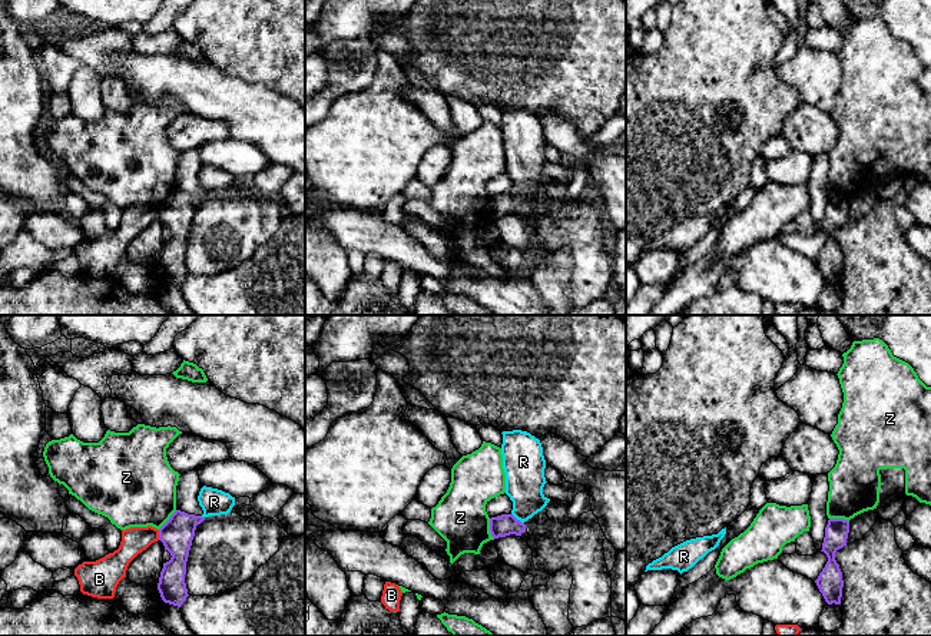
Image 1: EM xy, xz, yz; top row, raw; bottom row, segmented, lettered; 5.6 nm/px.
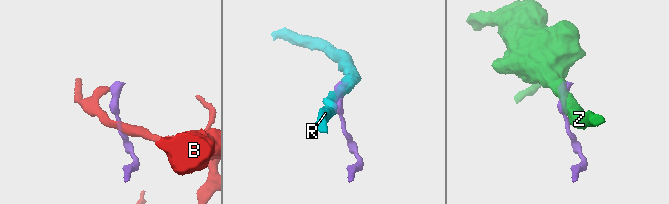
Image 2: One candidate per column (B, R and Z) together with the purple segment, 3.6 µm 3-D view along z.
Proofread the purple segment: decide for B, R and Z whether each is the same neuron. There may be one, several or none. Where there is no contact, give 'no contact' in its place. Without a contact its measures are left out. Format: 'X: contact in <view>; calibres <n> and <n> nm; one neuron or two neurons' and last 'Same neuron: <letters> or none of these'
B: contact in xy; calibres 190 and 150 nm; two neurons
R: contact in xz; calibres 120 and 220 nm; two neurons
Z: contact in xy; calibres 190 and 440 nm; two neurons
Same neuron: none of these

